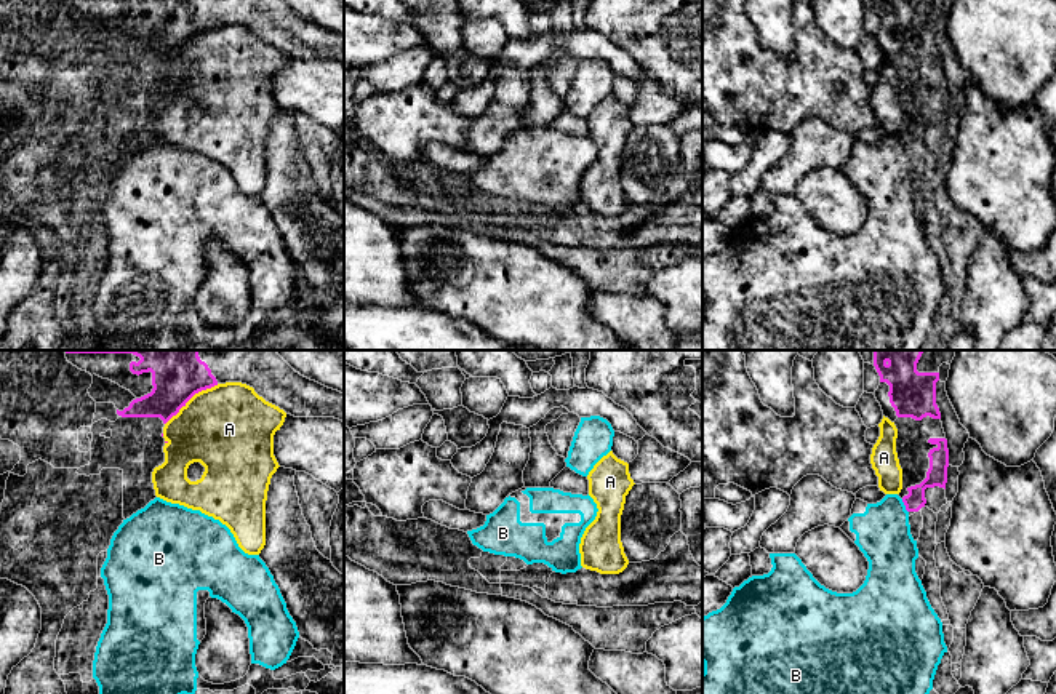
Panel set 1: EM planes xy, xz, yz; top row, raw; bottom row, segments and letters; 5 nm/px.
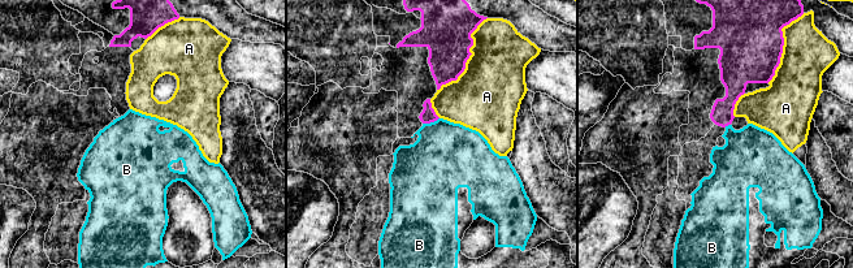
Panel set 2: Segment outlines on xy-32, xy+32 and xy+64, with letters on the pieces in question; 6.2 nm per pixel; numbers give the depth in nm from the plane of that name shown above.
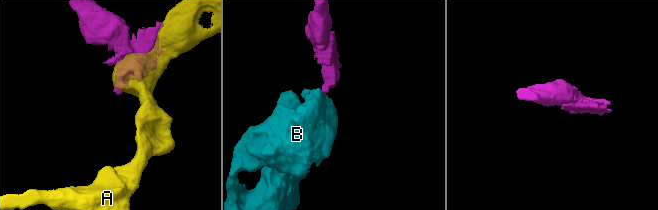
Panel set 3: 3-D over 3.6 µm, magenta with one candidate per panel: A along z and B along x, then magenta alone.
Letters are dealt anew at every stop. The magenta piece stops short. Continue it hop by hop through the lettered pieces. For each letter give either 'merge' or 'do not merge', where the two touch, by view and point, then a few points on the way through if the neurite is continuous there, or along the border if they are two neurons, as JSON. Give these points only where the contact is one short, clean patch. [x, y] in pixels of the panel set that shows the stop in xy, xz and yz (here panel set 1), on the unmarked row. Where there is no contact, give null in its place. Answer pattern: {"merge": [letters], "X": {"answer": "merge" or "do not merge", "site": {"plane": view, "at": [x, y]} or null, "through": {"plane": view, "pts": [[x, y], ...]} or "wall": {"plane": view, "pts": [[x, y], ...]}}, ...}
{"merge": [], "A": {"answer": "do not merge", "site": {"plane": "xy", "at": [191, 39]}}, "B": {"answer": "do not merge", "site": {"plane": "yz", "at": [904, 146]}, "wall": {"plane": "yz", "pts": [[901, 141], [908, 154]]}}}

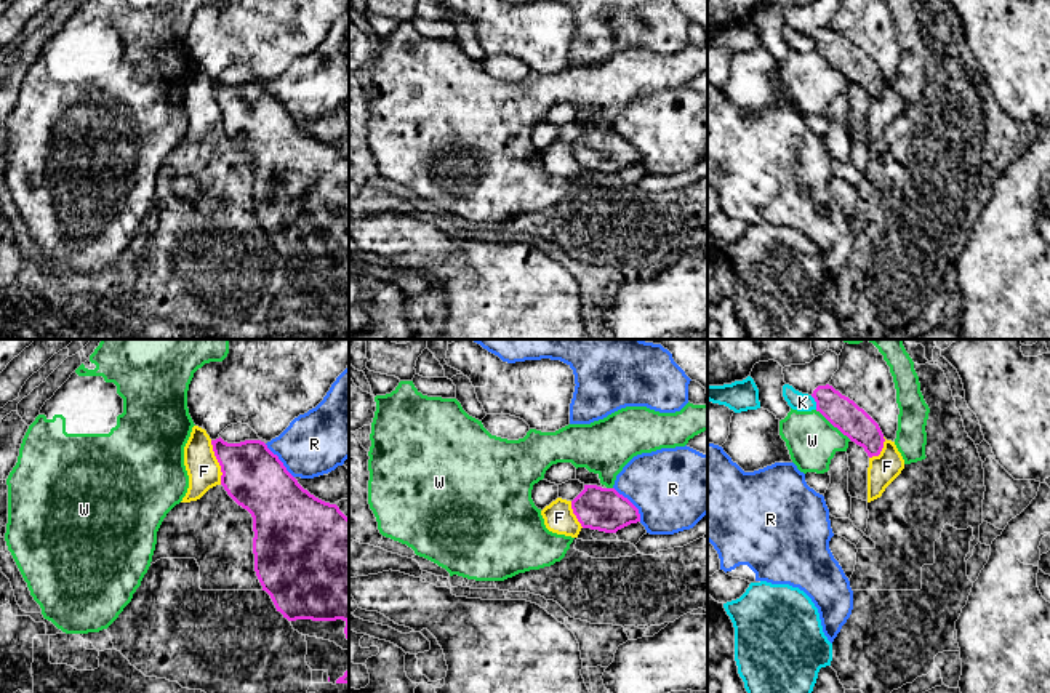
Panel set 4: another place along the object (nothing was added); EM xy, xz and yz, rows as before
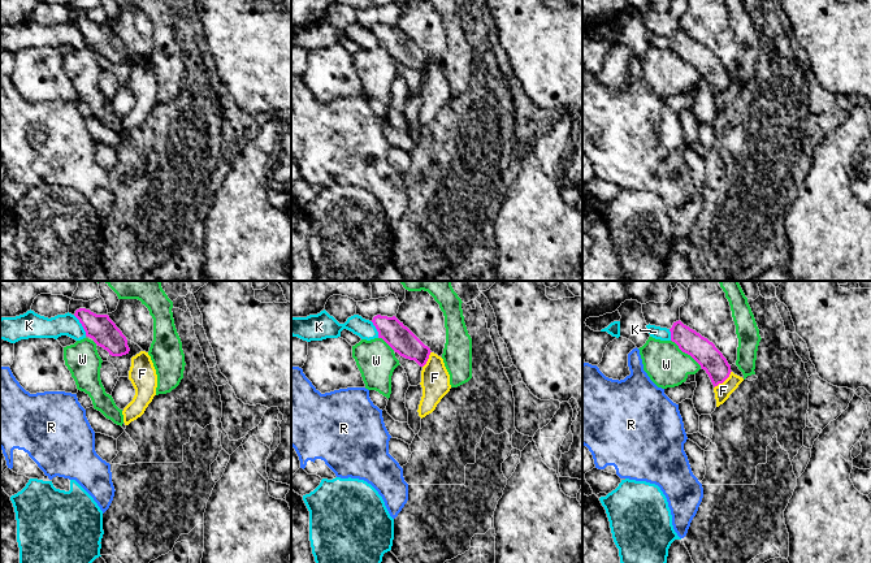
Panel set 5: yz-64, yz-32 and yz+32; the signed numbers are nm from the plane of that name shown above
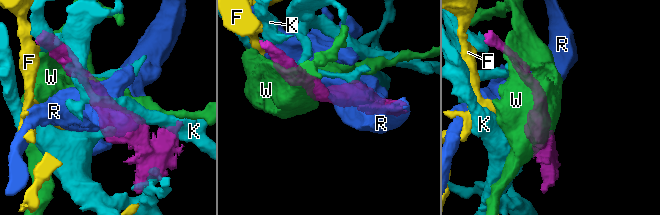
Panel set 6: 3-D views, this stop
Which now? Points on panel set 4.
{"merge": [], "F": {"answer": "do not merge", "site": {"plane": "xy", "at": [218, 103]}, "wall": {"plane": "xy", "pts": [[210, 82], [220, 108], [221, 125]]}}, "K": {"answer": "do not merge", "site": {"plane": "yz", "at": [815, 42]}}, "R": {"answer": "do not merge", "site": {"plane": "xz", "at": [631, 144]}}, "W": {"answer": "do not merge", "site": {"plane": "yz", "at": [833, 66]}}}

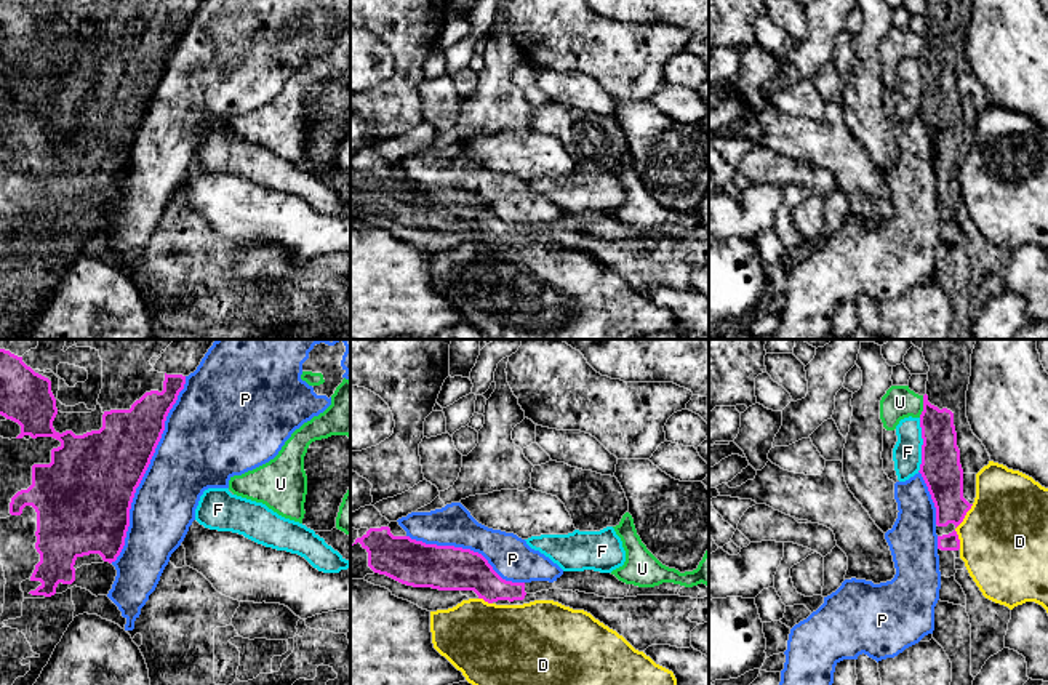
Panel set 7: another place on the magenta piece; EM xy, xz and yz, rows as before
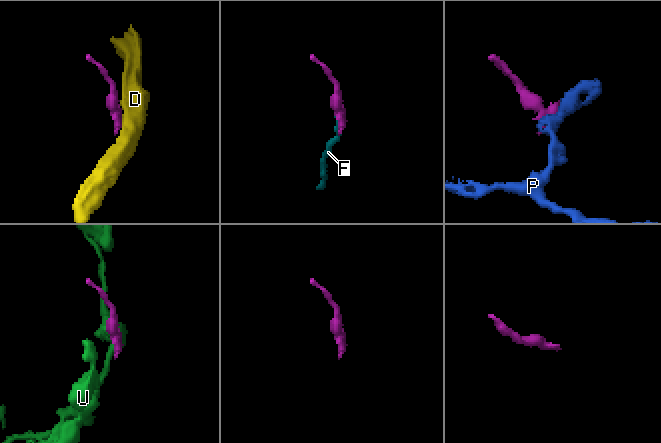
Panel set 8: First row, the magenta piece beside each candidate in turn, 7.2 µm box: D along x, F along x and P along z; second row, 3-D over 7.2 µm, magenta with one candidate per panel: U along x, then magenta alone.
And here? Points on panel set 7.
{"merge": ["F"], "D": {"answer": "do not merge", "site": {"plane": "yz", "at": [957, 167]}}, "F": {"answer": "merge", "site": {"plane": "yz", "at": [922, 87]}}, "P": {"answer": "do not merge", "site": {"plane": "xy", "at": [146, 111]}}, "U": {"answer": "do not merge", "site": {"plane": "yz", "at": [924, 48]}}}

